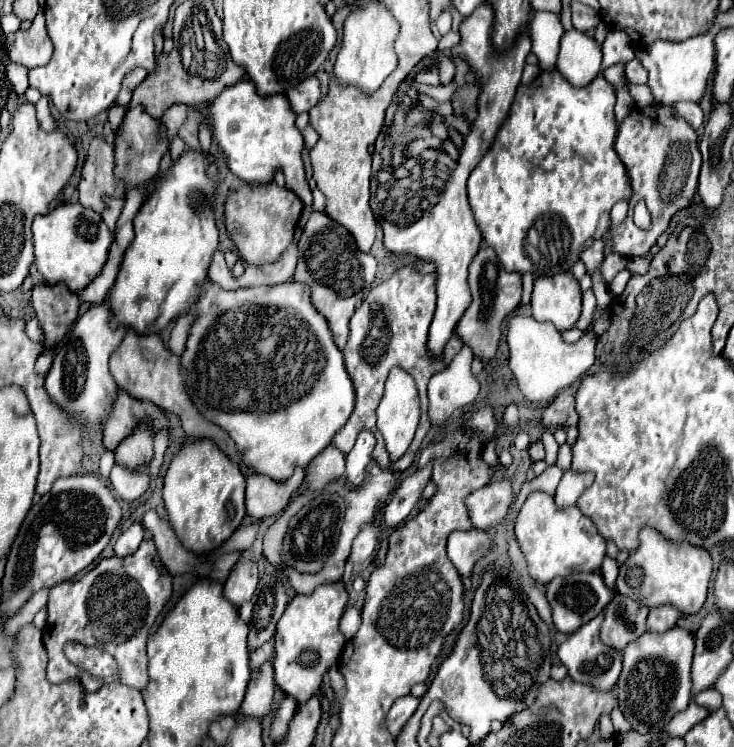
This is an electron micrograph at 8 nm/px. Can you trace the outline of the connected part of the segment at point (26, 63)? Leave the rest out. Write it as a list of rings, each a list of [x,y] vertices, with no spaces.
[[[36,15],[28,31],[18,31],[18,33],[6,35],[4,39],[6,39],[8,59],[26,69],[46,65],[52,55],[52,43],[46,33],[44,15]]]

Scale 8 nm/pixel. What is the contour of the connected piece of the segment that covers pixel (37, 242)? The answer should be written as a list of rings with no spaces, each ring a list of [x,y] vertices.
[[[62,203],[48,215],[36,217],[32,223],[32,233],[36,267],[40,275],[48,285],[66,283],[72,293],[86,289],[100,275],[112,243],[112,233],[104,225],[102,217],[80,203]]]

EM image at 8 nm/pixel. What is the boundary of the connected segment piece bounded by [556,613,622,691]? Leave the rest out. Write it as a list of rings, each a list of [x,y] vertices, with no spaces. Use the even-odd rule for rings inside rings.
[[[600,613],[598,617],[594,617],[592,621],[588,621],[584,627],[580,627],[578,631],[574,631],[572,635],[568,635],[568,639],[558,647],[558,659],[560,663],[568,669],[568,675],[578,681],[578,683],[590,683],[600,691],[608,691],[616,685],[620,669],[622,669],[622,655],[612,649],[606,647],[600,641],[600,623],[602,623],[604,615]]]

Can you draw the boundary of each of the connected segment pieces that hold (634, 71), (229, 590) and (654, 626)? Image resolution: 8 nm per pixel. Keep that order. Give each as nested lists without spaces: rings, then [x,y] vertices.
[[[634,57],[634,59],[626,65],[626,79],[628,79],[628,83],[644,85],[644,83],[646,83],[646,77],[648,77],[648,73],[644,71],[642,61],[640,61],[638,57]]]
[[[240,557],[234,569],[230,571],[230,577],[224,585],[224,595],[232,605],[240,605],[248,601],[256,589],[258,583],[258,567],[252,559]]]
[[[660,605],[660,607],[654,607],[650,609],[650,615],[648,615],[648,631],[668,631],[676,625],[680,613],[676,611],[676,607],[672,605]]]

